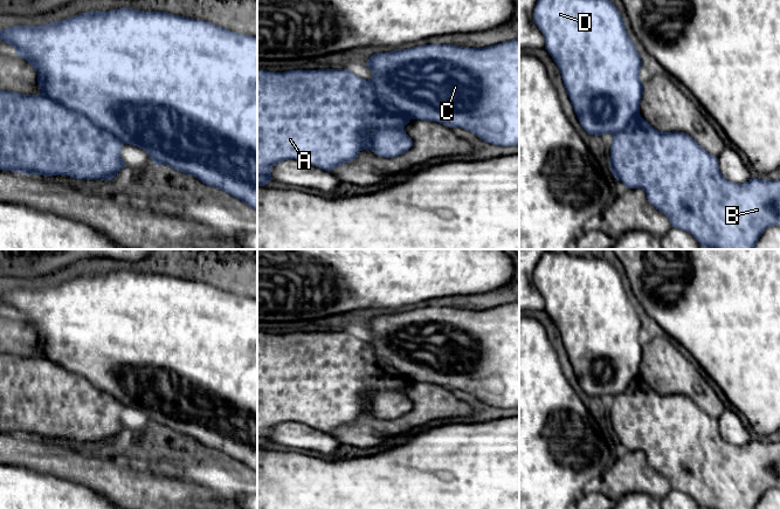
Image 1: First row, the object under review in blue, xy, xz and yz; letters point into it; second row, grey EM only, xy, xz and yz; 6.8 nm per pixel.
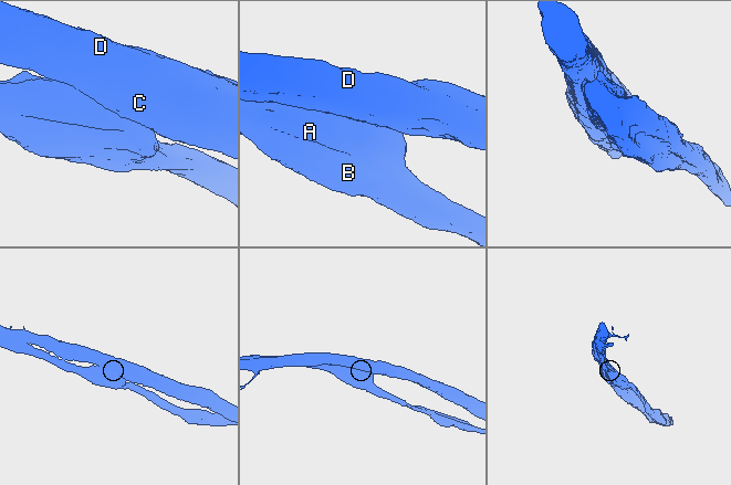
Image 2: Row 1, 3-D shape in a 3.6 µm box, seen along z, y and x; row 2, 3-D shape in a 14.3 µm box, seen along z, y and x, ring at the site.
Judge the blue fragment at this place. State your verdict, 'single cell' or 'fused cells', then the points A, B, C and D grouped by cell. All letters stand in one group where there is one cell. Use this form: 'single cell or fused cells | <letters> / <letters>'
fused cells | A B / C D

